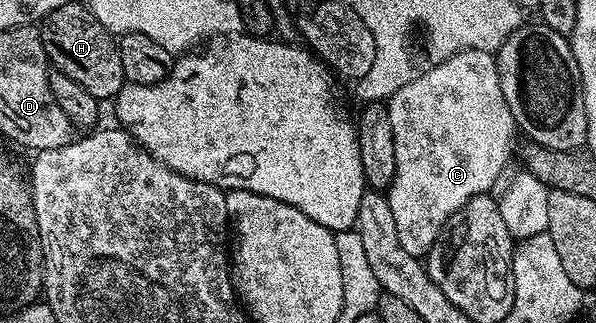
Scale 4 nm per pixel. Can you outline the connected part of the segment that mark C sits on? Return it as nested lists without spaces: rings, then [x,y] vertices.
[[[462,50],[453,54],[448,60],[433,63],[429,68],[423,69],[412,84],[404,84],[400,92],[396,92],[388,99],[390,115],[392,116],[392,136],[396,140],[396,174],[388,191],[388,201],[392,208],[392,217],[396,219],[396,232],[400,236],[400,248],[408,252],[408,256],[422,260],[429,254],[434,242],[446,229],[446,222],[457,212],[468,200],[472,200],[481,194],[490,194],[493,186],[497,184],[506,161],[510,158],[510,149],[514,146],[514,134],[516,127],[514,117],[504,100],[504,92],[500,92],[500,76],[498,75],[498,59],[494,54],[483,50]]]

